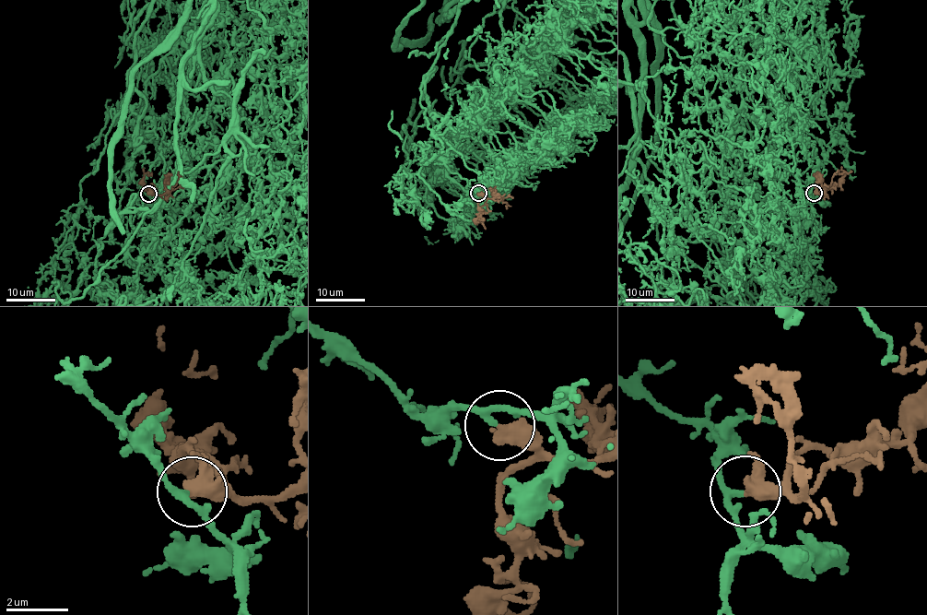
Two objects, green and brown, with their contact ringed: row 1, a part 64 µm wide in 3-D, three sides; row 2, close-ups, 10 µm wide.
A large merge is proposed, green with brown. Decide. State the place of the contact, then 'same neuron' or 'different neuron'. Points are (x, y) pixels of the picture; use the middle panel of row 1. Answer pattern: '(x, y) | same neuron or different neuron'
(478, 193) | same neuron

